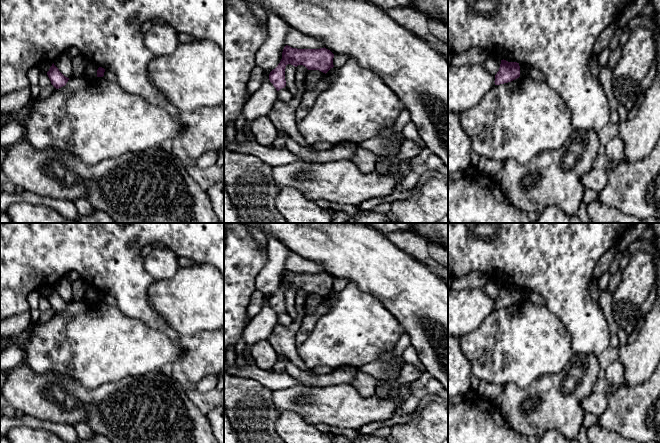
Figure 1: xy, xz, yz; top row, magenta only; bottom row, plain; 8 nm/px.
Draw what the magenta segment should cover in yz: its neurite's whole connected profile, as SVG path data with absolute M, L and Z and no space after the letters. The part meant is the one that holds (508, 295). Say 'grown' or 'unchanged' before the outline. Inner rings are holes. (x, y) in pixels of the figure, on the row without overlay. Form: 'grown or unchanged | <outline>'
unchanged | M501 284L500 292L495 299L495 309L511 306L520 301L520 290L517 286Z

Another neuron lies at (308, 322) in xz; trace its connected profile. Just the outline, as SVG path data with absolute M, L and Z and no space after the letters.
M331 292L313 314L305 315L303 317L301 326L295 337L296 345L298 348L309 337L319 318L330 310L335 301L336 296L337 292Z

